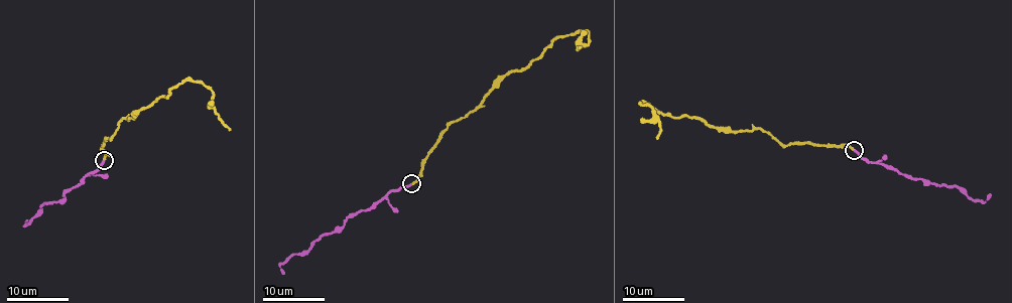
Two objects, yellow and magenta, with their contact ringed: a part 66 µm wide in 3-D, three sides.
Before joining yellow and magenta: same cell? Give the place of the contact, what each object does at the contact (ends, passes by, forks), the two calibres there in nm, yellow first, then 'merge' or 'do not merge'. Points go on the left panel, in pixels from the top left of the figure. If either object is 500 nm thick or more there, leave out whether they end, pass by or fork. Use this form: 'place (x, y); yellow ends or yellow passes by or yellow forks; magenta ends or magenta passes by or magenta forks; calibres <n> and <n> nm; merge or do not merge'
place (104, 160); yellow ends; magenta ends; calibres 180 and 190 nm; do not merge

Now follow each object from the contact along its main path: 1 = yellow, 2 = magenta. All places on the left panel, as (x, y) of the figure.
1: (104, 159), (103, 142), (122, 119), (165, 98), (183, 81), (197, 81), (212, 90), (216, 114), (231, 130)
2: (104, 161), (81, 183), (66, 190), (62, 199), (40, 207), (24, 225), (27, 219)

